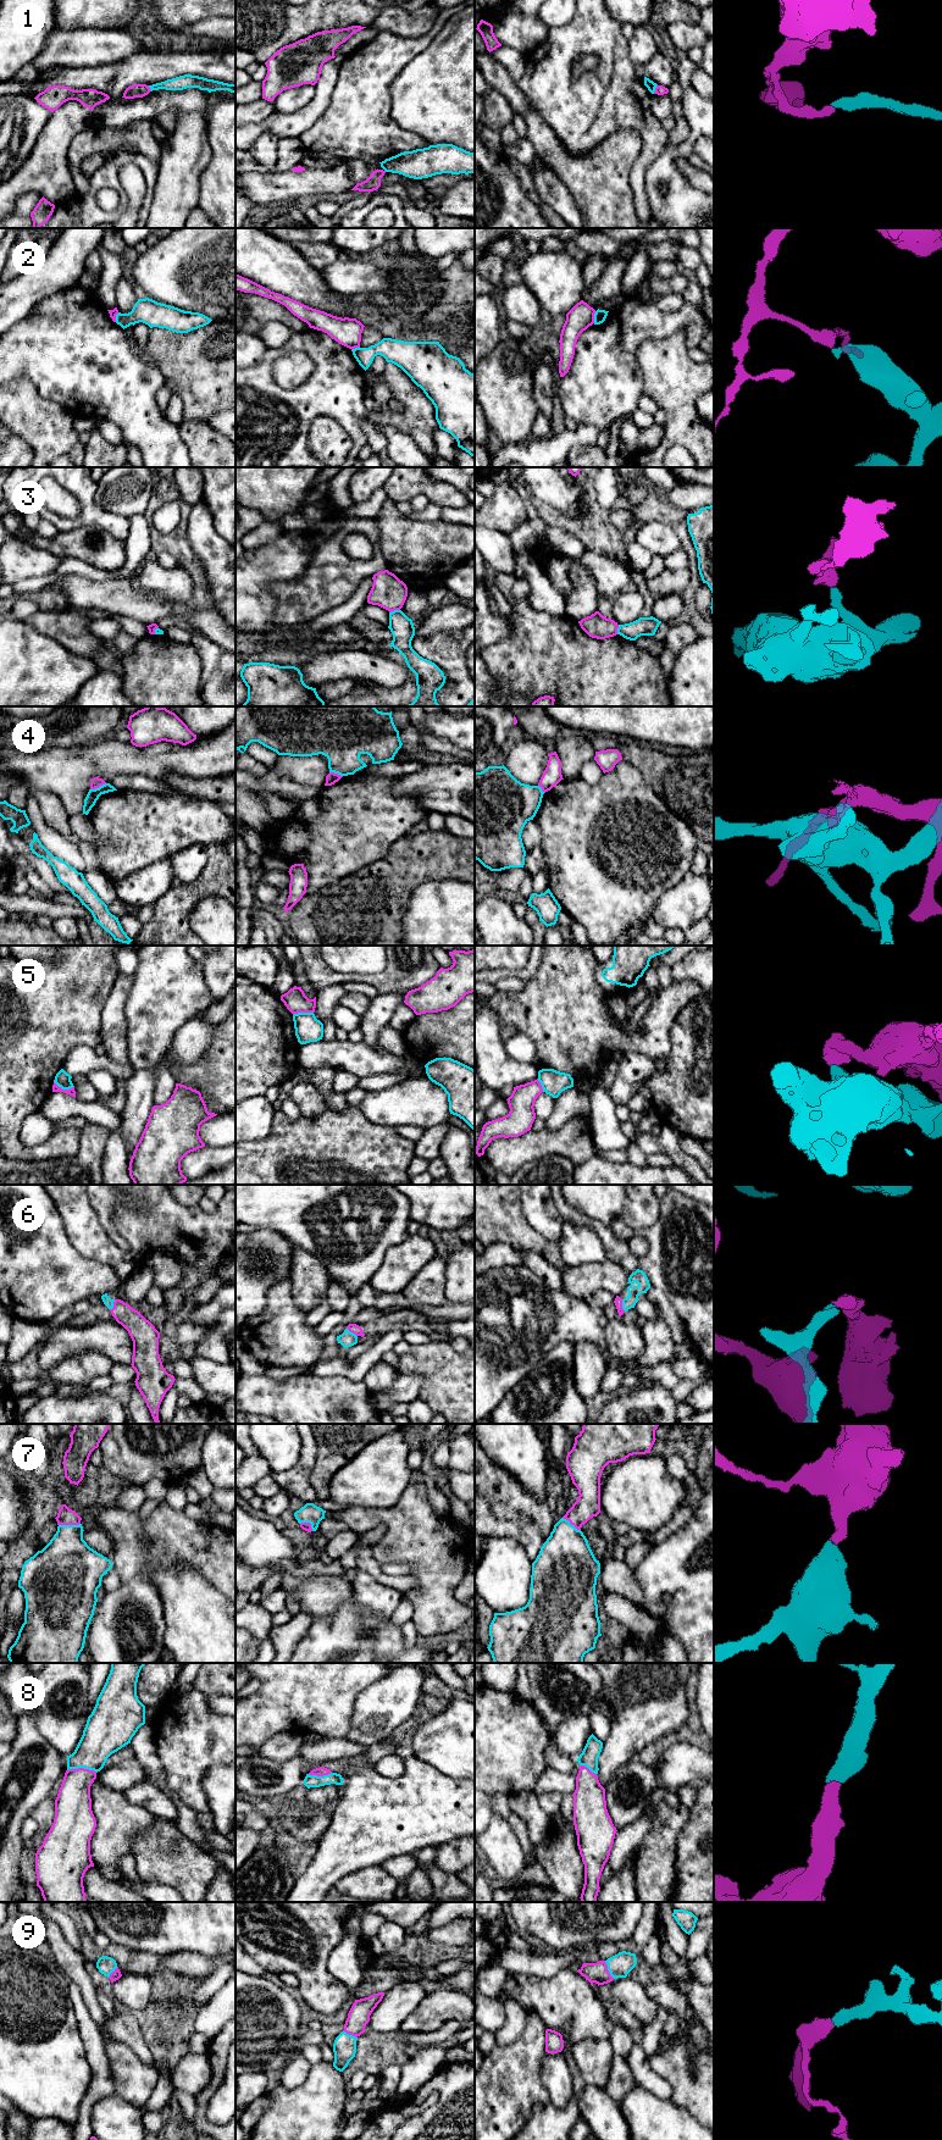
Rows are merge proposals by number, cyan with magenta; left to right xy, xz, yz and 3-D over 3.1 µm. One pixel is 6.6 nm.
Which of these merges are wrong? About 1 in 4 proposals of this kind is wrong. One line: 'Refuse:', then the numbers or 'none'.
Refuse: 1, 2, 3, 4, 5

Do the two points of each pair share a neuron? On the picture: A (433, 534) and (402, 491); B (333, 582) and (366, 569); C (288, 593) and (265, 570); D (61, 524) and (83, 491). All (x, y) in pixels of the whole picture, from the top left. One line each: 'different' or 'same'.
A: different
B: same
C: different
D: same

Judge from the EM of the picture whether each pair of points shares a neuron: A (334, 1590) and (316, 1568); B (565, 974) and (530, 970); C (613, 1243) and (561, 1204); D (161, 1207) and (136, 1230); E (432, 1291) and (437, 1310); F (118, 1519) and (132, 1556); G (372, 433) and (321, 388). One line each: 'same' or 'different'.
A: different
B: different
C: same
D: same
E: different
F: same
G: different

